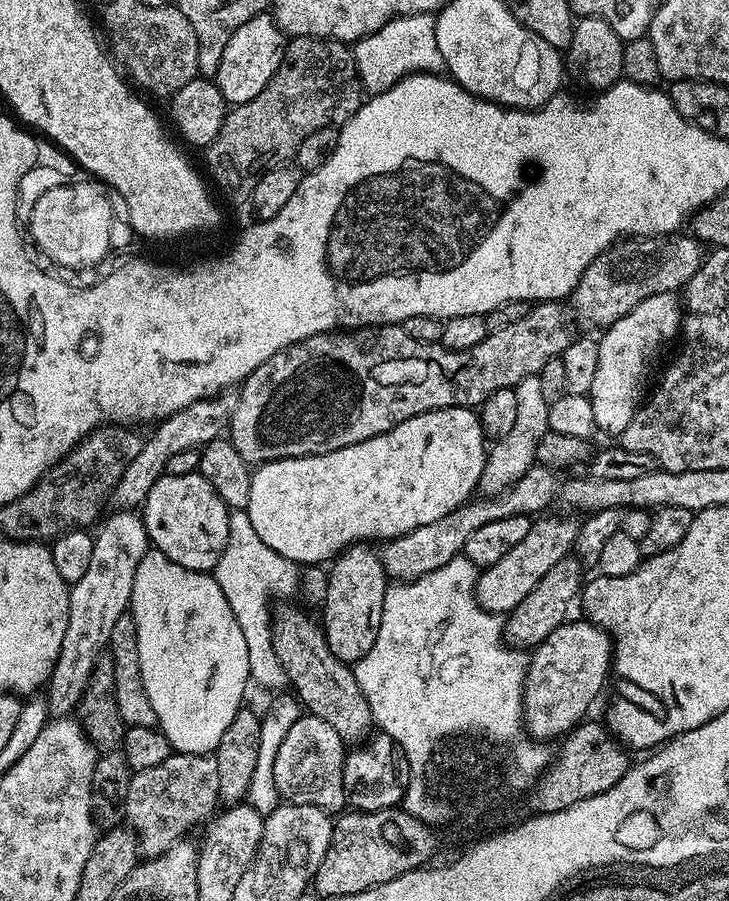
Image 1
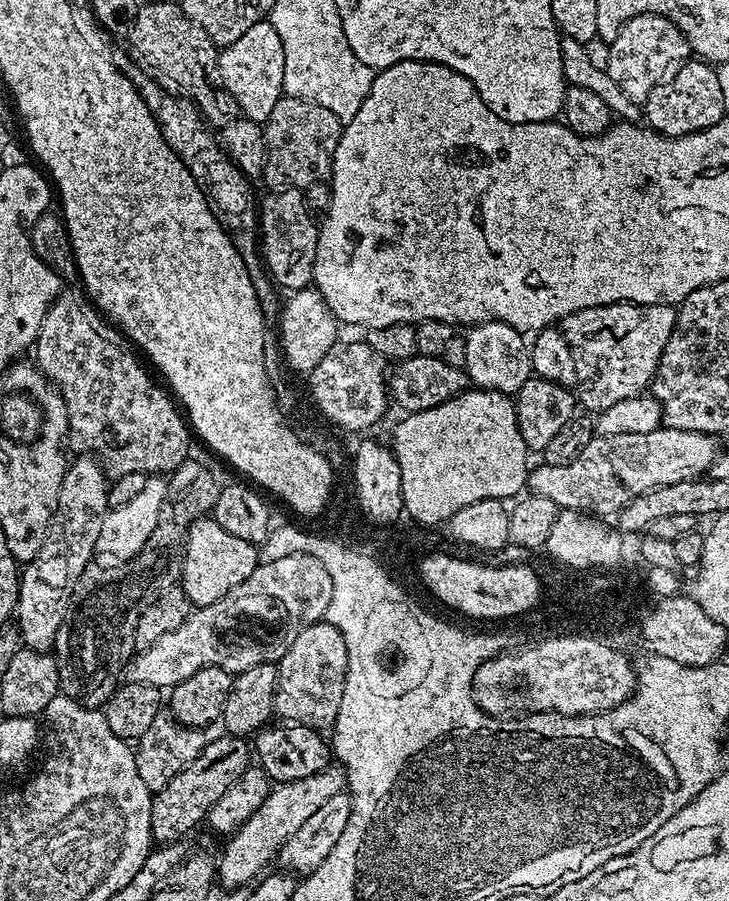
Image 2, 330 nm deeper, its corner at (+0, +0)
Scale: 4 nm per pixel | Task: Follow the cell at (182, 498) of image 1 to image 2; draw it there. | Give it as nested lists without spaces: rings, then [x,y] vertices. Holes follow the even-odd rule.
[[[195,520],[188,528],[188,536],[184,540],[184,561],[180,567],[178,581],[179,587],[184,587],[183,599],[196,608],[206,606],[210,602],[218,602],[222,594],[238,586],[238,582],[246,582],[246,578],[254,574],[258,563],[256,552],[257,545],[242,542],[242,538],[234,538],[234,534],[222,530],[216,520]]]

